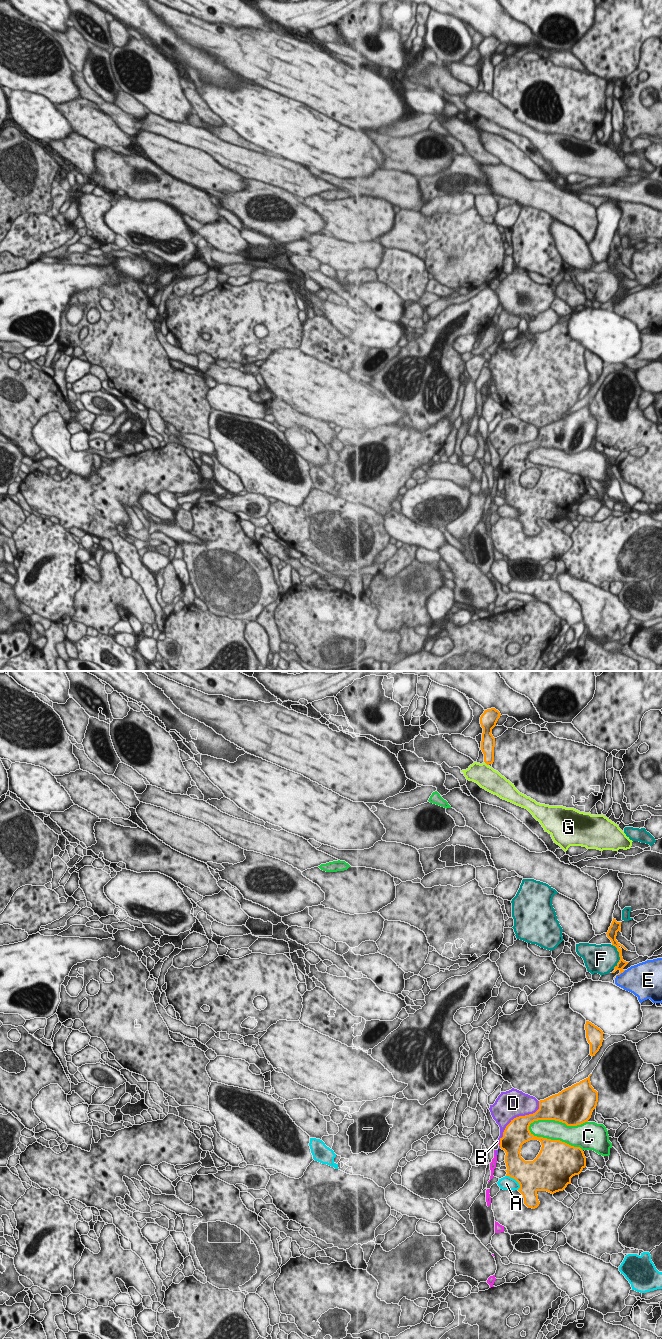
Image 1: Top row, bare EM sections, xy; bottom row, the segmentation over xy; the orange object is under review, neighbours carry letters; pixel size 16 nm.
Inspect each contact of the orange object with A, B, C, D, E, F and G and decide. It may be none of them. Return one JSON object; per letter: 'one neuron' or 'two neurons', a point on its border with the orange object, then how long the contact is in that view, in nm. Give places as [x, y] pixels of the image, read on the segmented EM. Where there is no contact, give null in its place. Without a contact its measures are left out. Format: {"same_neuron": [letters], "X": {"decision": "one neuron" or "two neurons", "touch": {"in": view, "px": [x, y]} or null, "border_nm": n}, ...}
{"same_neuron": [], "A": {"decision": "two neurons", "touch": {"in": "xy", "px": [514, 1178]}, "border_nm": 320}, "B": {"decision": "two neurons", "touch": {"in": "xy", "px": [500, 1143]}, "border_nm": 80}, "C": {"decision": "two neurons", "touch": {"in": "xy", "px": [556, 1120]}, "border_nm": 950}, "D": {"decision": "two neurons", "touch": {"in": "xy", "px": [519, 1116]}, "border_nm": 900}, "E": {"decision": "two neurons", "touch": {"in": "xy", "px": [620, 973]}, "border_nm": 190}, "F": {"decision": "two neurons", "touch": {"in": "xy", "px": [619, 956]}, "border_nm": 400}, "G": {"decision": "two neurons", "touch": {"in": "xy", "px": [486, 763]}, "border_nm": 70}}

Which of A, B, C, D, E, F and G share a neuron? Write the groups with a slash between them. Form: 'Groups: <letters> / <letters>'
Groups: A / B D / C / E / F / G.

